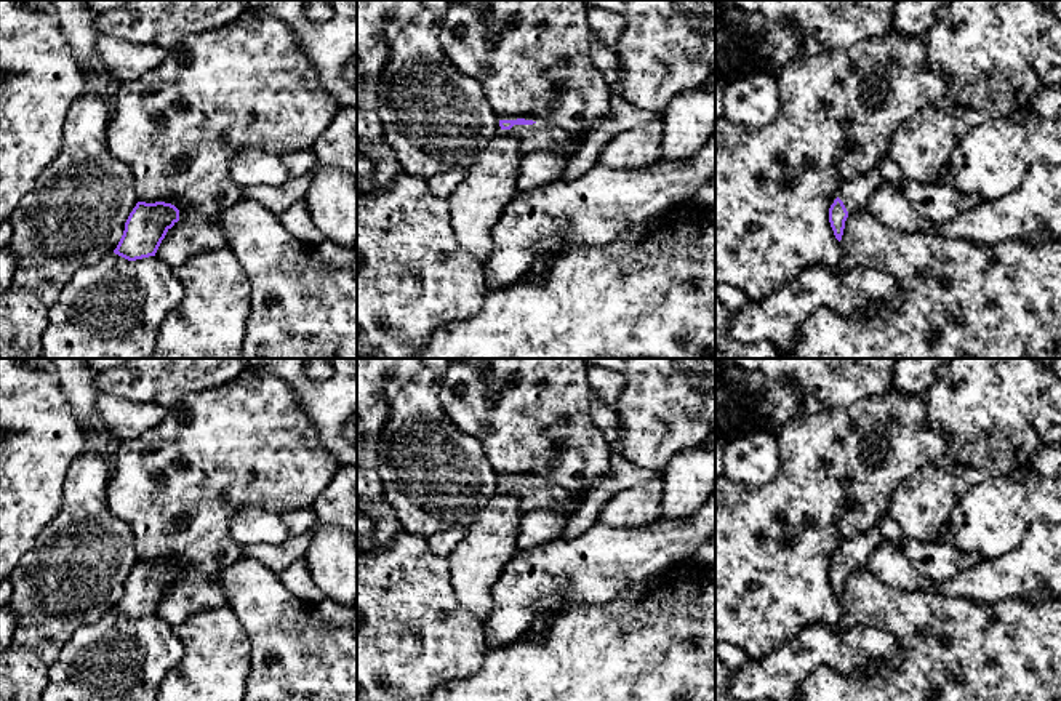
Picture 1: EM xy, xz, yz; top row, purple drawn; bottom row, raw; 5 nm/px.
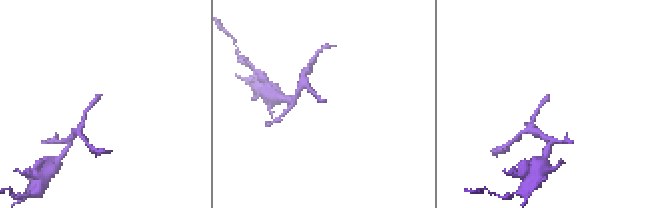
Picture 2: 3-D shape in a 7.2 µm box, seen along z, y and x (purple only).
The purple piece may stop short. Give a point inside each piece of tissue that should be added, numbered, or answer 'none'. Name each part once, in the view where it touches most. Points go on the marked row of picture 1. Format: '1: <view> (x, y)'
1: xz (538, 136)

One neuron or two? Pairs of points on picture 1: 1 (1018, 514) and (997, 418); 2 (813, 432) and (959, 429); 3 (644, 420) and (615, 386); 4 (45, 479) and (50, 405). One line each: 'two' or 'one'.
1: two
2: two
3: two
4: one

